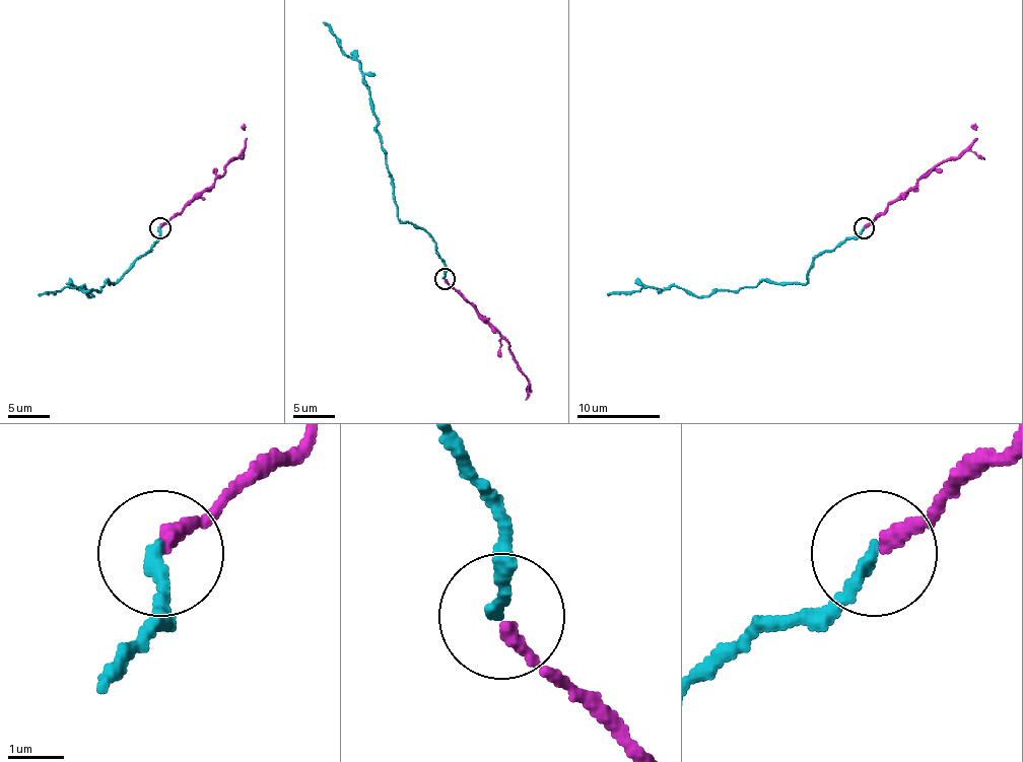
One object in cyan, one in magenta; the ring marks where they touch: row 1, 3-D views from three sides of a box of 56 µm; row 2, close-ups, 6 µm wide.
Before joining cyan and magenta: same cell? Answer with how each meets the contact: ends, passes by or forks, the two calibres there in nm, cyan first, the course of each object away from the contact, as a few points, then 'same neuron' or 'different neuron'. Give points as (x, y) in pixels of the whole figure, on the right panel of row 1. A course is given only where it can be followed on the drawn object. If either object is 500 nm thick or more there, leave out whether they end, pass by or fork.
cyan ends; magenta ends; calibres 240 and 240 nm; course cyan (863, 227), (831, 251), (823, 251), (813, 261), (805, 283), (759, 281), (700, 296), (675, 285), (606, 294); course magenta (865, 227), (938, 164), (955, 158), (975, 138), (971, 125); same neuron

